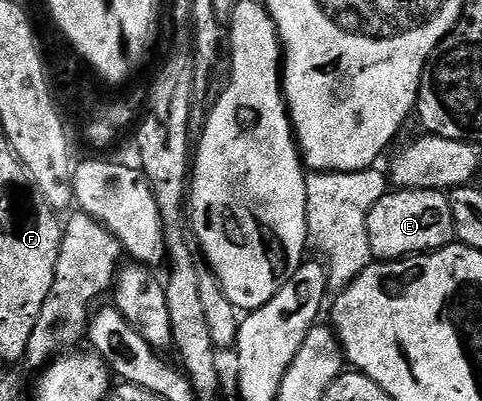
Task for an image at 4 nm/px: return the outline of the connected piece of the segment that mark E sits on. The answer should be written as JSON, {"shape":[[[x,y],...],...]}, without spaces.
{"shape":[[[437,189],[387,191],[372,207],[367,218],[367,231],[373,256],[383,261],[433,253],[455,240],[450,198]]]}

